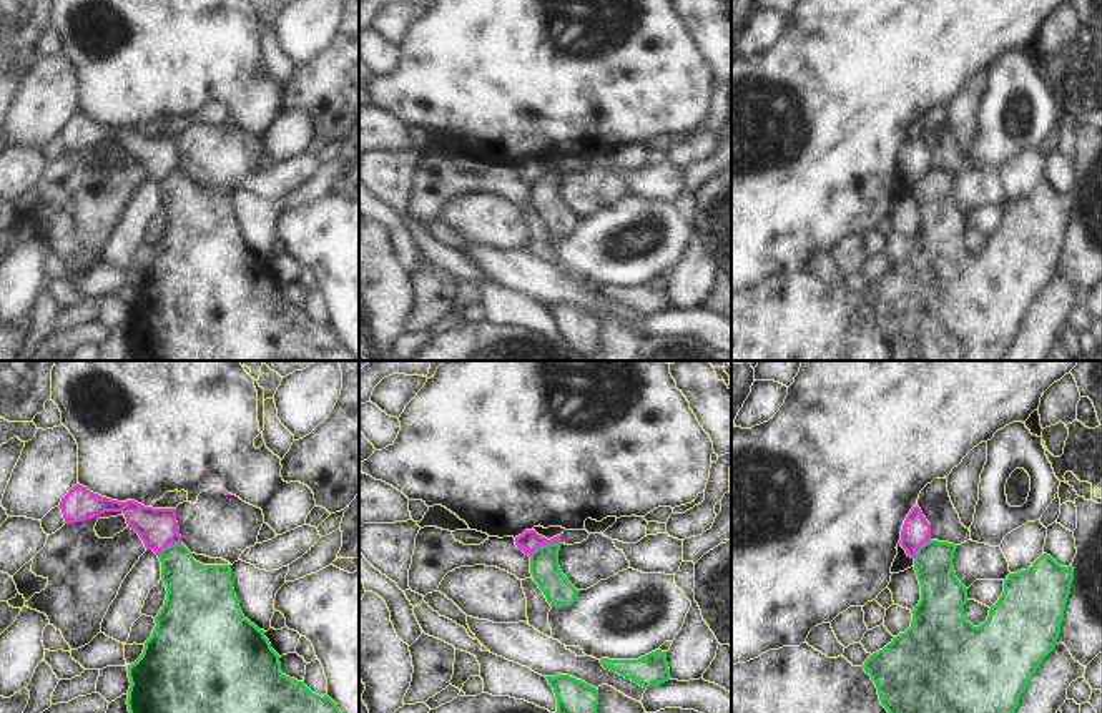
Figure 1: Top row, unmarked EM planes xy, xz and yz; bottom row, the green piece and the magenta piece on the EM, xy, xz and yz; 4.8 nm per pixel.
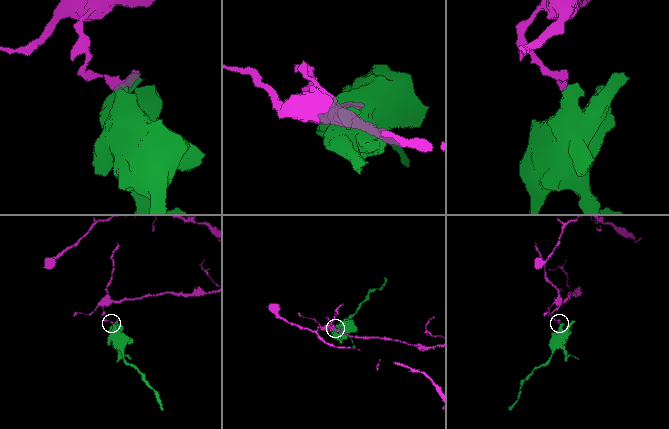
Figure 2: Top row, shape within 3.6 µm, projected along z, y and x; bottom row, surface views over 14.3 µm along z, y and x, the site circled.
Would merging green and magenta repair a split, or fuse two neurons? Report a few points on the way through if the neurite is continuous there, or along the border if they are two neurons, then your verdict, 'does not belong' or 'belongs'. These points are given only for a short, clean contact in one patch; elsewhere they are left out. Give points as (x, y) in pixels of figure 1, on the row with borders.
along xz (560, 544), (542, 544), (529, 555) | does not belong

